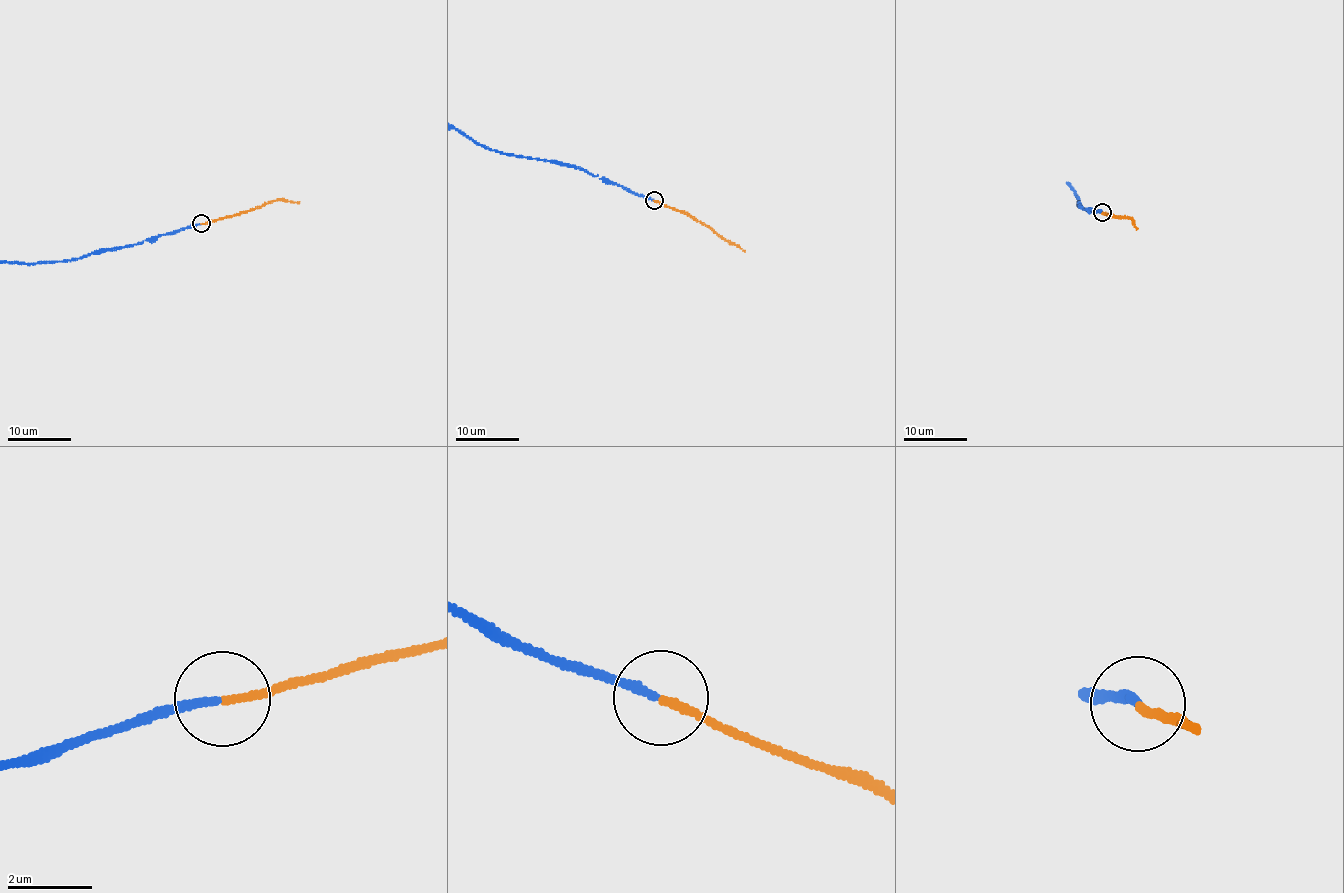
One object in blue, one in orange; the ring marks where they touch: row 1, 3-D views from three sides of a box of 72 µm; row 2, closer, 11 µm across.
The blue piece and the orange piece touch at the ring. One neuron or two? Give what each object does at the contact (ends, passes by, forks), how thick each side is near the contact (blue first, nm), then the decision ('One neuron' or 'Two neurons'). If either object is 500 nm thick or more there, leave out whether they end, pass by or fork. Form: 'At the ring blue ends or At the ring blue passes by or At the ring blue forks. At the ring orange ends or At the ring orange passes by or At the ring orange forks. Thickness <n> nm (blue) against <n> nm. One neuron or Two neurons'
At the ring blue ends. At the ring orange ends. Thickness 180 nm (blue) against 180 nm. One neuron

